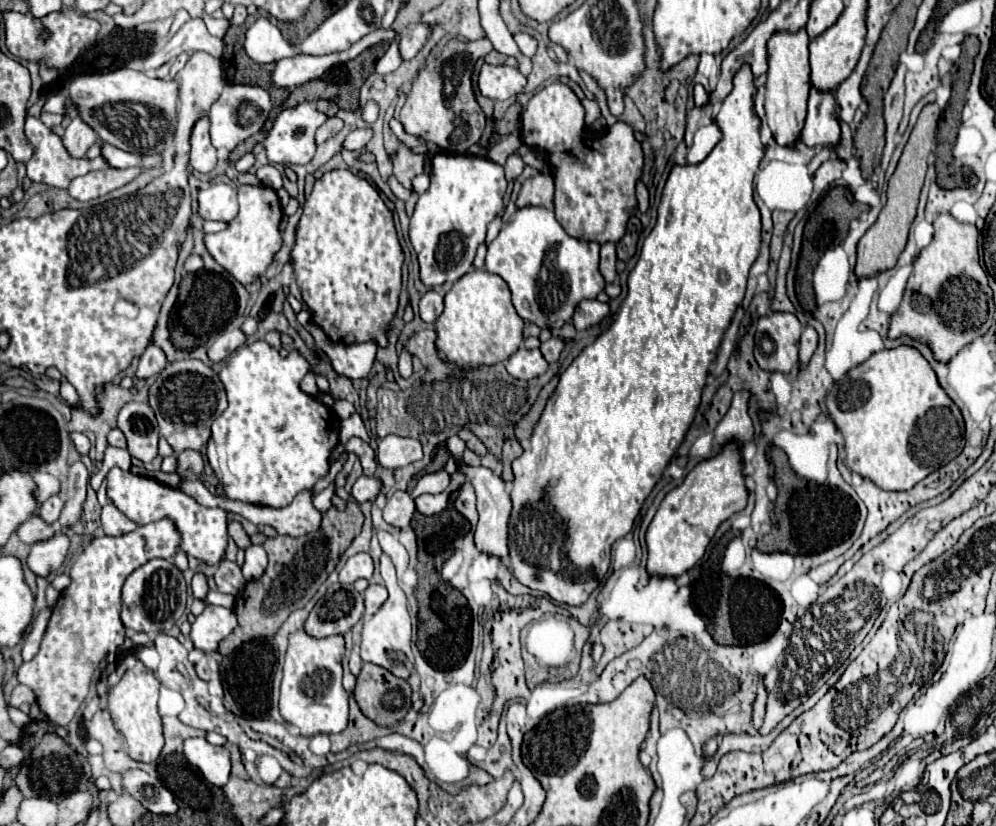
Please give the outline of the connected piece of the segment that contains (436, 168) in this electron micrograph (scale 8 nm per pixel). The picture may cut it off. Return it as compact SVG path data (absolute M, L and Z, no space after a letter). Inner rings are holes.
M438 153L432 159L430 189L420 195L416 211L410 217L410 241L418 255L420 279L424 285L454 283L468 271L480 243L484 243L488 223L502 209L506 191L504 167L476 155Z

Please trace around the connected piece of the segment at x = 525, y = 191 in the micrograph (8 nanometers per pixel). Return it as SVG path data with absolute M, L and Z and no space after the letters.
M534 175L522 183L520 195L516 199L518 207L528 207L528 205L540 205L546 209L552 209L552 177L550 175Z

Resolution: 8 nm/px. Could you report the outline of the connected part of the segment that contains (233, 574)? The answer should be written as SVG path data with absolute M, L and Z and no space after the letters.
M226 559L218 565L218 571L214 573L214 579L216 579L216 591L218 593L238 595L246 585L246 579L244 579L240 567L232 561L226 561Z

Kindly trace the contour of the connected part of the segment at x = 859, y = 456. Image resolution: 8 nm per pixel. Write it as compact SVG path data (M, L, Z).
M910 345L882 349L870 355L864 363L848 371L848 375L832 387L826 405L830 411L830 419L846 439L844 463L850 467L850 471L860 473L862 477L874 481L880 489L886 491L912 489L932 471L956 459L966 445L964 419L958 405L940 387L932 365L922 357L916 347Z

